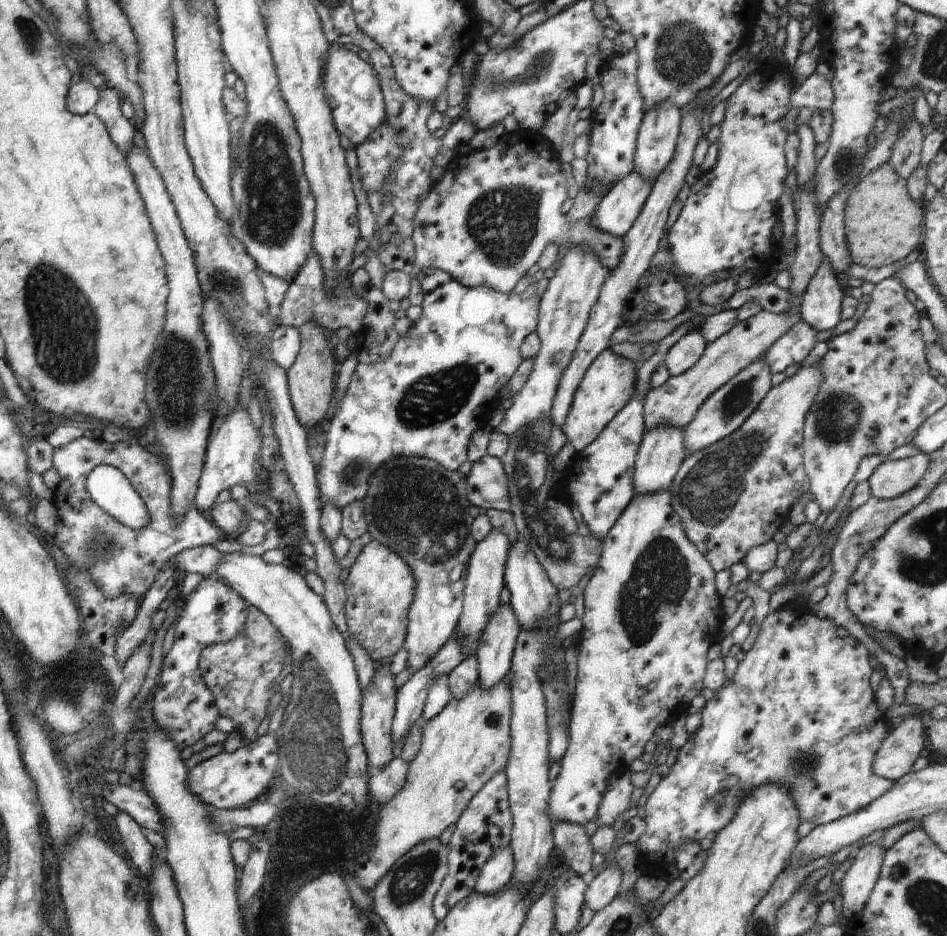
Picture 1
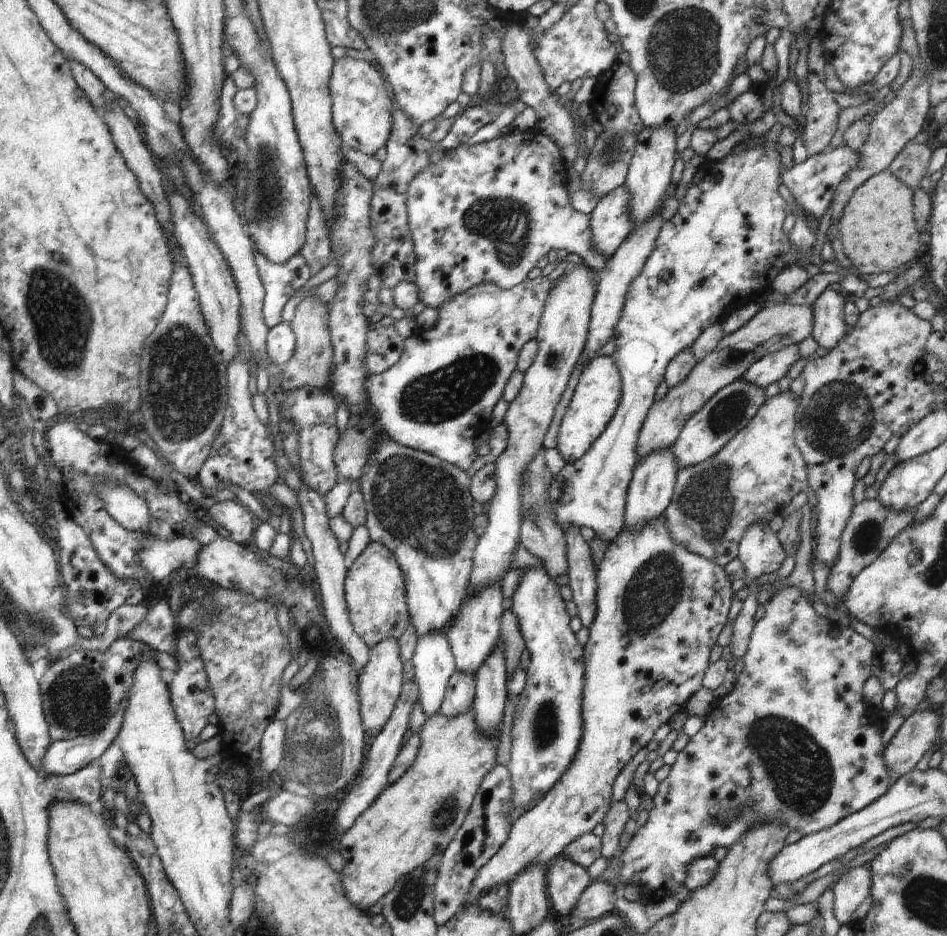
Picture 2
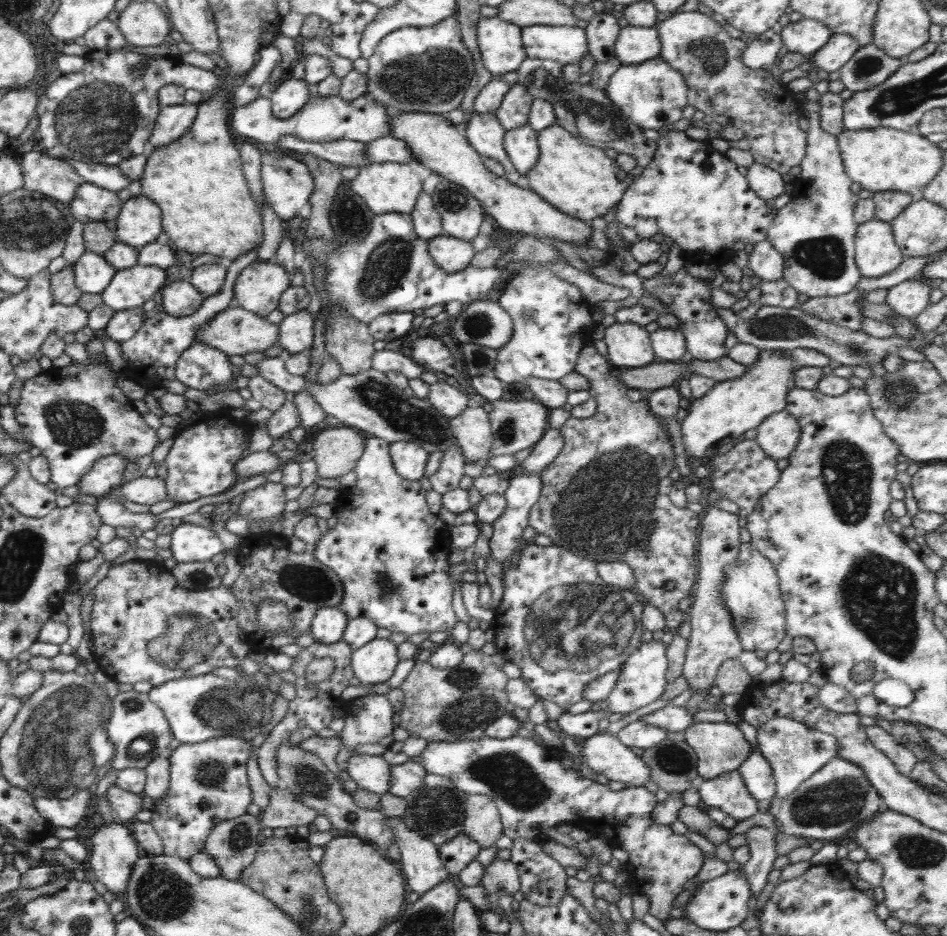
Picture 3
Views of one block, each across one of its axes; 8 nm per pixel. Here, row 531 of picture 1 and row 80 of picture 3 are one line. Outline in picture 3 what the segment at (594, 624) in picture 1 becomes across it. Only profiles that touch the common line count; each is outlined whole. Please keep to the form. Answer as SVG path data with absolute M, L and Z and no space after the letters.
M658 56L658 58L650 58L638 64L622 63L610 76L605 94L643 130L652 128L663 132L670 127L682 125L682 110L688 105L689 88L684 76Z

